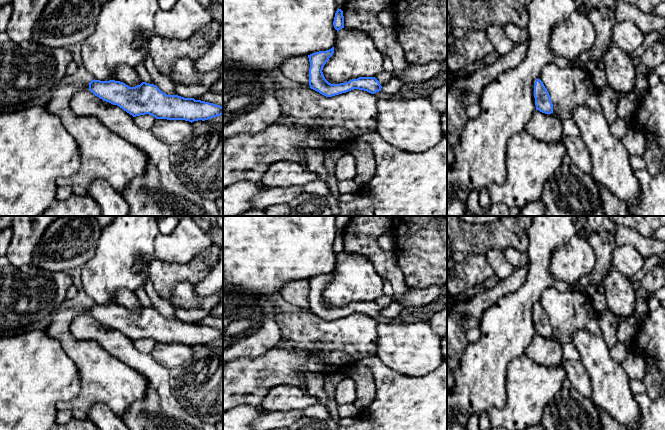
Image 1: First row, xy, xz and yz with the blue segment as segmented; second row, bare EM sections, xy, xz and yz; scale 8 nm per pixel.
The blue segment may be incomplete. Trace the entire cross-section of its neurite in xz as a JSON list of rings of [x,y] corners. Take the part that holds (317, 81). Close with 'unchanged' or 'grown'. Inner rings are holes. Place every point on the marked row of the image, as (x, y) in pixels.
[[[334,47],[326,51],[319,51],[308,55],[310,62],[309,86],[311,89],[326,97],[346,93],[353,89],[364,90],[371,94],[381,91],[382,86],[375,77],[359,77],[340,84],[329,83],[325,79],[322,70],[333,53]]] | unchanged

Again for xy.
[[[92,80],[89,91],[103,101],[117,105],[133,117],[149,114],[156,119],[194,122],[223,115],[223,107],[213,103],[167,95],[156,85],[142,82],[129,87],[123,82]]] | unchanged

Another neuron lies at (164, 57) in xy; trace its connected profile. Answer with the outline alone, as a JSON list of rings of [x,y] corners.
[[[212,20],[188,39],[153,36],[149,49],[158,72],[168,77],[179,58],[199,59],[217,39],[220,27],[219,22]]]

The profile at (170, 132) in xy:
[[[156,119],[150,131],[157,139],[171,146],[184,140],[193,132],[193,129],[189,121]]]

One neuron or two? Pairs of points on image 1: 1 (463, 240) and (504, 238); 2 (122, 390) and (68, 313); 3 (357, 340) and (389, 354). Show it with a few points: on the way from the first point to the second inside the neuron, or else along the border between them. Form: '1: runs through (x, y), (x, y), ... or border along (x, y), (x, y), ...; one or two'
1: runs through (473, 239), (494, 238); one
2: runs through (102, 372), (65, 333); one
3: border along (377, 325), (376, 351), (374, 353); two

